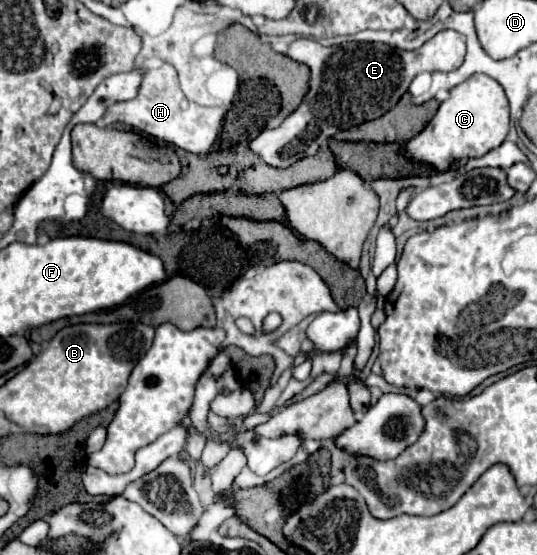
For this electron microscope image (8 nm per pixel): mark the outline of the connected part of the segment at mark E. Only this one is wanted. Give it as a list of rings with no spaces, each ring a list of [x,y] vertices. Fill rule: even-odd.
[[[442,30],[416,50],[400,50],[378,42],[346,42],[340,46],[322,46],[316,40],[300,38],[286,52],[292,60],[310,66],[310,90],[302,104],[276,130],[260,132],[250,148],[264,162],[288,168],[294,162],[316,154],[322,140],[340,130],[348,130],[368,120],[376,120],[396,106],[408,90],[412,78],[420,72],[452,72],[462,66],[466,46],[464,38],[454,30]]]

